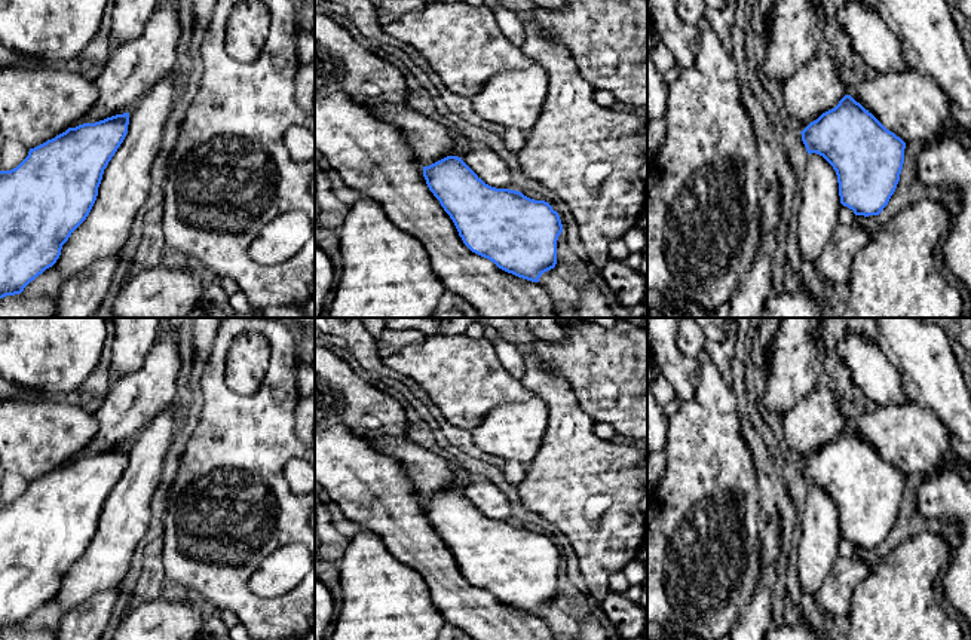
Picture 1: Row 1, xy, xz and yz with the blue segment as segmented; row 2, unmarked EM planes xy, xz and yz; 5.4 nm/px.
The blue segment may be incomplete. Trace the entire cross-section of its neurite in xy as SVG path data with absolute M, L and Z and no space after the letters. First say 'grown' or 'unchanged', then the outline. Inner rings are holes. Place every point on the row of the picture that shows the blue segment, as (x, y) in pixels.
unchanged | M123 113L68 128L30 148L16 168L0 171L0 298L21 294L56 263L62 245L89 215L104 169L123 143L128 125L129 113Z

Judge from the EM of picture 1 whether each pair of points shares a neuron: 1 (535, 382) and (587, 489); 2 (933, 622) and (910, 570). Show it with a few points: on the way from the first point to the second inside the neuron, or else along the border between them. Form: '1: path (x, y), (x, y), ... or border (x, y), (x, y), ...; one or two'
1: path (561, 407), (569, 425), (572, 462); one
2: path (919, 609), (910, 600), (910, 584); one

